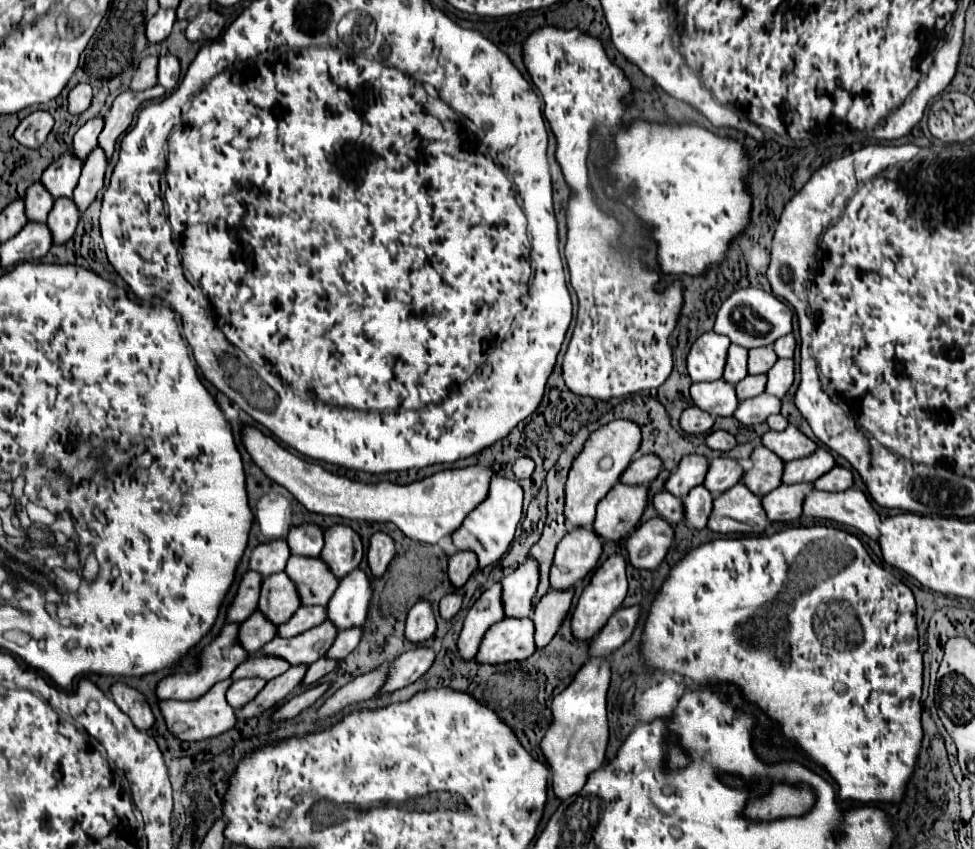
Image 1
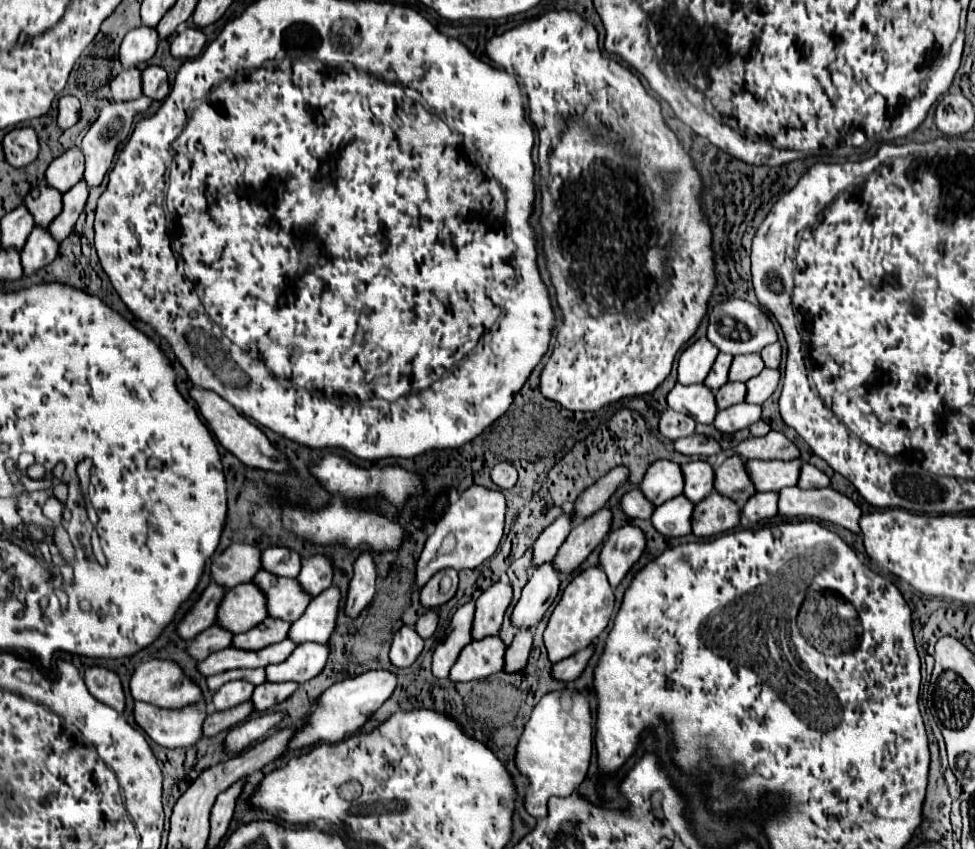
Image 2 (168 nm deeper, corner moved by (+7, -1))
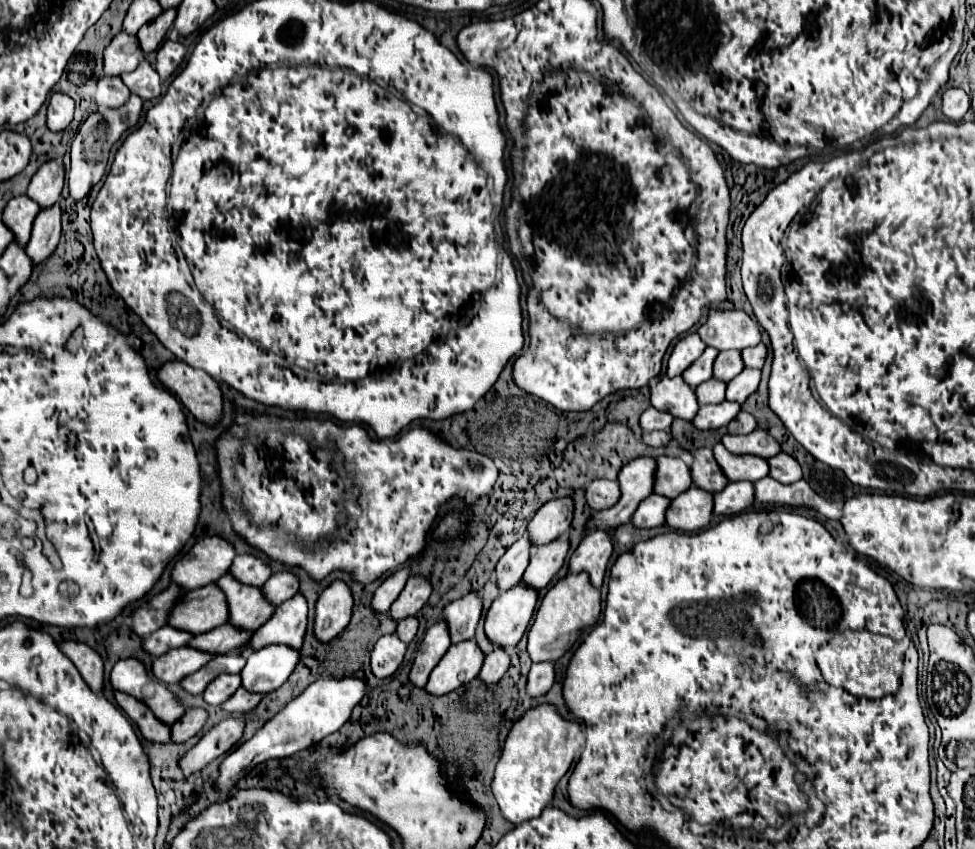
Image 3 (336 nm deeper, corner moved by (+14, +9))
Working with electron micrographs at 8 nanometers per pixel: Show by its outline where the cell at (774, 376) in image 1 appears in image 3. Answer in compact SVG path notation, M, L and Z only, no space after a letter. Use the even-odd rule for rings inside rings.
M744 369L738 377L726 383L726 401L744 403L748 395L752 395L758 389L760 383L760 371L758 369Z

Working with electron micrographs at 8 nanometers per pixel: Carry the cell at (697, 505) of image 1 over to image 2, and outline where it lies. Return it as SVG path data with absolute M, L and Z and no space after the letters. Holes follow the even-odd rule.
M679 495L663 505L659 505L651 517L655 529L669 537L683 537L691 533L691 517L693 517L693 503Z

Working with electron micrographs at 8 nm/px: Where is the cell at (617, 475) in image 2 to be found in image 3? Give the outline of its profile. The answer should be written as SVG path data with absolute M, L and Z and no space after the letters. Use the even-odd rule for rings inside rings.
M568 497L544 503L528 523L526 533L530 543L538 547L562 537L570 529L572 513L574 513L574 503Z

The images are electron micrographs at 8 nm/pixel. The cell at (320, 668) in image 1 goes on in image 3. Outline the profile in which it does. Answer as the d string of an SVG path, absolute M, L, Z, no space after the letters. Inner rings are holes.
M238 689L226 703L222 703L220 707L224 709L224 711L228 711L228 713L232 713L232 715L242 715L242 713L246 713L246 711L250 711L250 709L254 709L258 703L260 703L260 699L262 699L264 695L258 695L258 693L250 693L250 691L246 691L246 689Z

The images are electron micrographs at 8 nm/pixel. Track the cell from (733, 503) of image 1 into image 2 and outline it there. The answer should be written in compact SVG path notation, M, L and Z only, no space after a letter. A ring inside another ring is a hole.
M713 491L693 511L693 533L697 537L713 537L735 529L741 523L741 507L729 497Z

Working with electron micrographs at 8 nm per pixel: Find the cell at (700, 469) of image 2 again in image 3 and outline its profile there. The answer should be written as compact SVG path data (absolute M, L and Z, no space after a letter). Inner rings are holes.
M656 457L654 493L674 499L678 493L690 487L690 469L678 457Z

